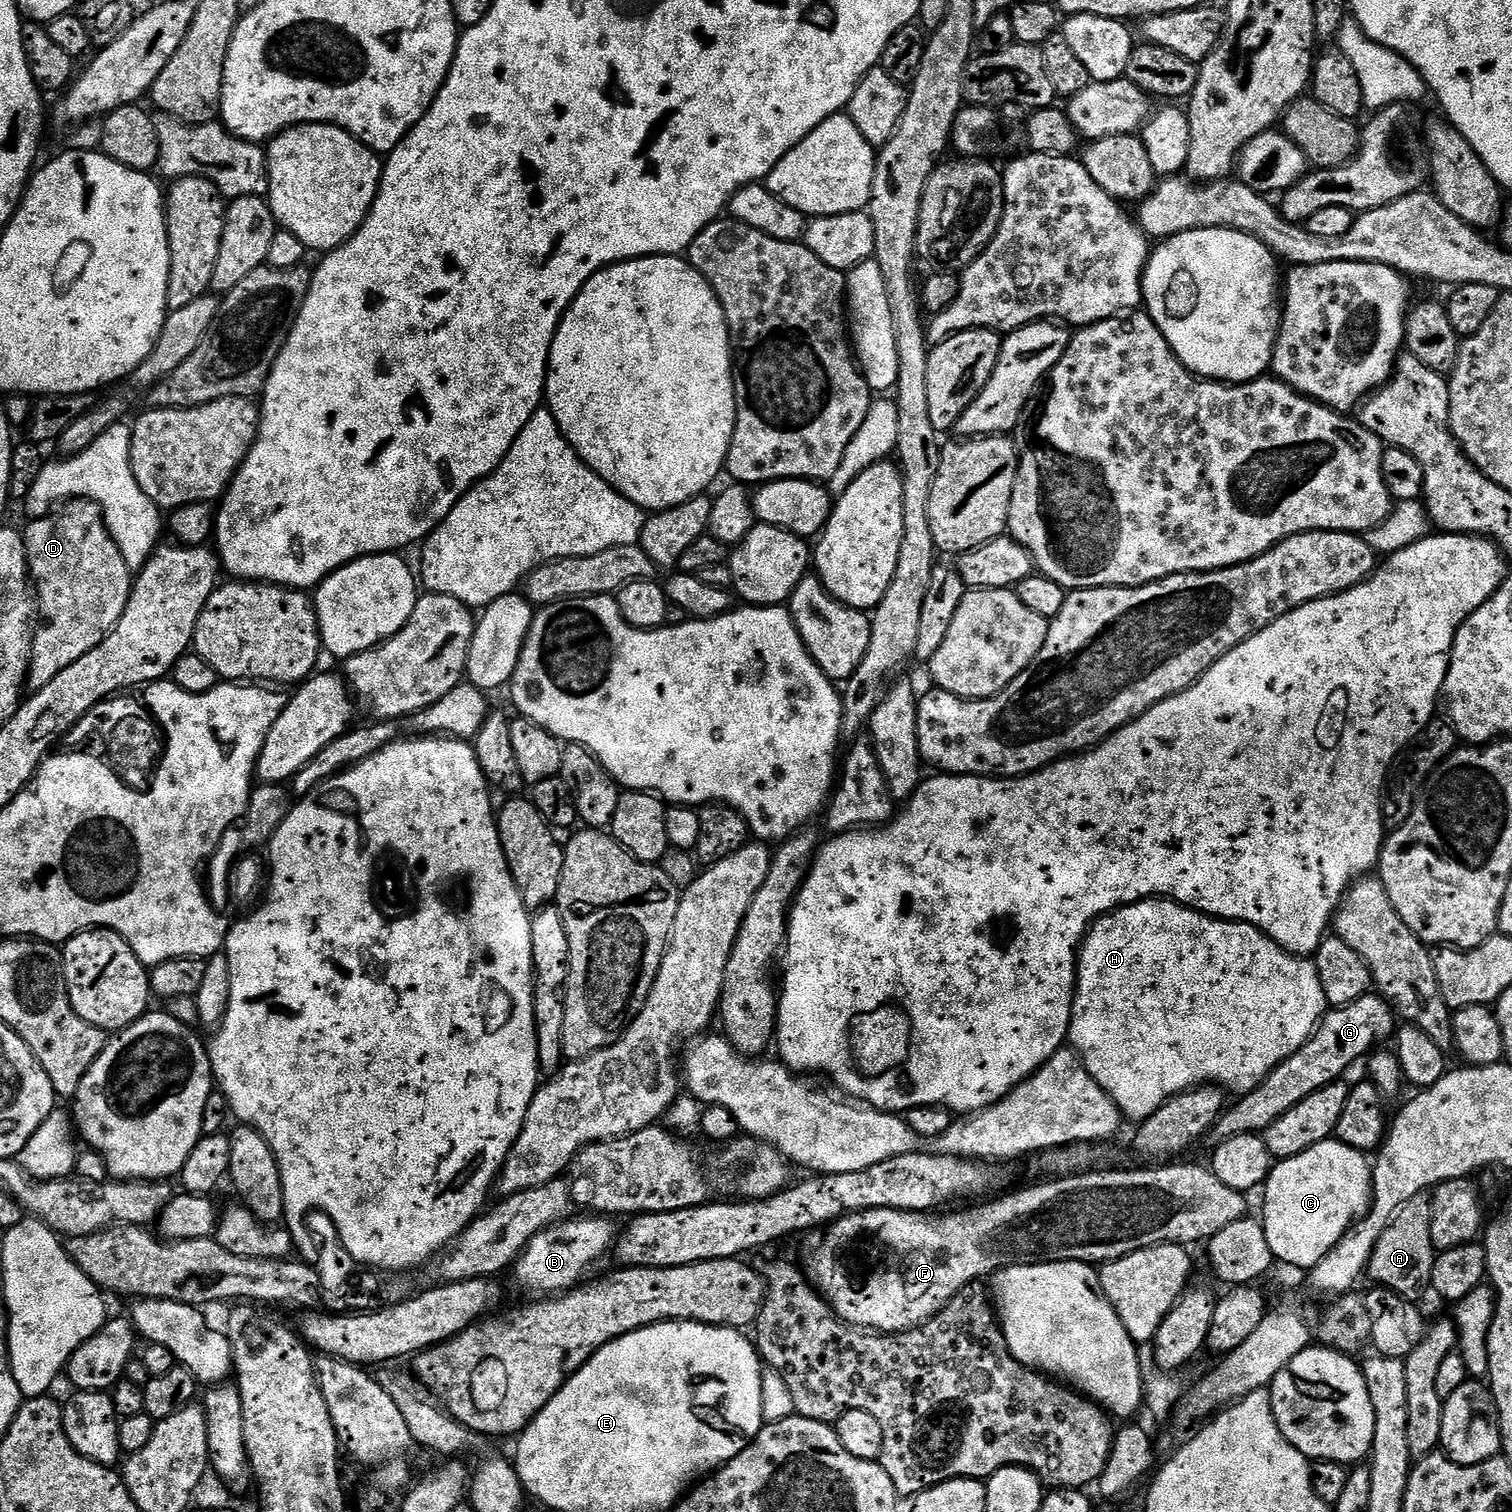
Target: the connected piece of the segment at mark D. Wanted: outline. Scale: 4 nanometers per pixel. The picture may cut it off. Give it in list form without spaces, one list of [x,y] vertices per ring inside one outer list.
[[[73,500],[65,503],[59,510],[31,521],[27,526],[29,528],[26,530],[23,529],[22,535],[24,538],[24,549],[28,555],[28,574],[31,583],[34,585],[34,595],[38,605],[39,619],[41,621],[44,619],[44,625],[42,625],[41,628],[39,625],[39,627],[33,631],[32,654],[28,658],[28,679],[26,684],[29,689],[35,690],[46,686],[46,682],[50,682],[50,678],[58,678],[58,674],[62,674],[62,670],[66,670],[66,666],[78,662],[78,658],[82,658],[82,654],[90,654],[90,650],[97,648],[101,642],[112,633],[114,626],[122,618],[122,610],[126,610],[126,602],[132,593],[134,573],[126,566],[126,558],[122,558],[122,550],[118,550],[118,546],[106,526],[104,512],[94,502],[90,502],[89,500]]]

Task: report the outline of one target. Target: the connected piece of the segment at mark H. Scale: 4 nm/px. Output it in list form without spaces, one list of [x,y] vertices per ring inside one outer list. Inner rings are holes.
[[[1149,898],[1108,912],[1089,927],[1078,949],[1076,991],[1072,997],[1068,1040],[1084,1064],[1084,1069],[1120,1108],[1121,1117],[1128,1119],[1129,1116],[1133,1122],[1139,1122],[1150,1118],[1150,1114],[1158,1111],[1170,1097],[1186,1092],[1189,1088],[1214,1084],[1229,1093],[1254,1091],[1283,1060],[1294,1055],[1312,1037],[1312,1032],[1327,1011],[1326,994],[1322,994],[1322,982],[1318,982],[1318,970],[1311,959],[1291,956],[1266,933],[1249,924],[1239,924],[1236,920],[1217,920],[1215,916],[1205,916],[1203,912],[1187,908],[1185,904],[1177,904],[1175,900]]]

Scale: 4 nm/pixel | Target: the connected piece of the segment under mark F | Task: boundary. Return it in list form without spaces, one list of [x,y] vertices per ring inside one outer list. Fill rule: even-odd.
[[[1168,1162],[1163,1166],[1140,1166],[1144,1168],[1136,1168],[1133,1172],[1100,1172],[1104,1170],[1093,1170],[1086,1172],[1078,1176],[1065,1176],[1063,1178],[1052,1178],[1047,1182],[1048,1184],[1036,1184],[1033,1188],[1024,1188],[1021,1192],[1012,1192],[1009,1196],[1004,1196],[1001,1200],[996,1200],[993,1204],[984,1204],[981,1208],[972,1208],[969,1212],[952,1212],[949,1216],[940,1216],[944,1214],[929,1214],[927,1212],[903,1212],[902,1210],[890,1210],[889,1208],[883,1208],[882,1210],[866,1210],[865,1212],[849,1212],[846,1216],[841,1216],[839,1219],[832,1221],[827,1225],[826,1231],[828,1233],[824,1236],[824,1241],[816,1248],[816,1253],[809,1258],[809,1268],[806,1268],[806,1275],[813,1285],[818,1289],[821,1296],[828,1301],[832,1311],[844,1321],[845,1324],[851,1324],[853,1328],[859,1328],[861,1330],[871,1330],[877,1334],[891,1334],[893,1332],[909,1332],[912,1328],[918,1328],[920,1325],[925,1324],[926,1321],[936,1316],[946,1305],[957,1296],[961,1290],[966,1287],[967,1284],[977,1283],[981,1278],[991,1277],[994,1272],[1003,1272],[1006,1268],[1013,1268],[1014,1266],[1022,1266],[1023,1264],[1057,1264],[1063,1260],[1079,1260],[1085,1264],[1091,1264],[1093,1266],[1103,1265],[1110,1260],[1117,1260],[1123,1256],[1128,1256],[1132,1252],[1137,1252],[1143,1248],[1152,1248],[1155,1244],[1179,1244],[1181,1246],[1193,1246],[1201,1240],[1201,1242],[1207,1242],[1212,1239],[1214,1234],[1218,1234],[1218,1230],[1226,1230],[1226,1226],[1230,1226],[1230,1222],[1238,1222],[1245,1219],[1249,1215],[1248,1204],[1246,1201],[1245,1193],[1234,1190],[1230,1186],[1226,1186],[1226,1182],[1218,1182],[1218,1178],[1213,1174],[1211,1167],[1204,1166],[1199,1168],[1196,1164],[1180,1164],[1184,1162]]]

